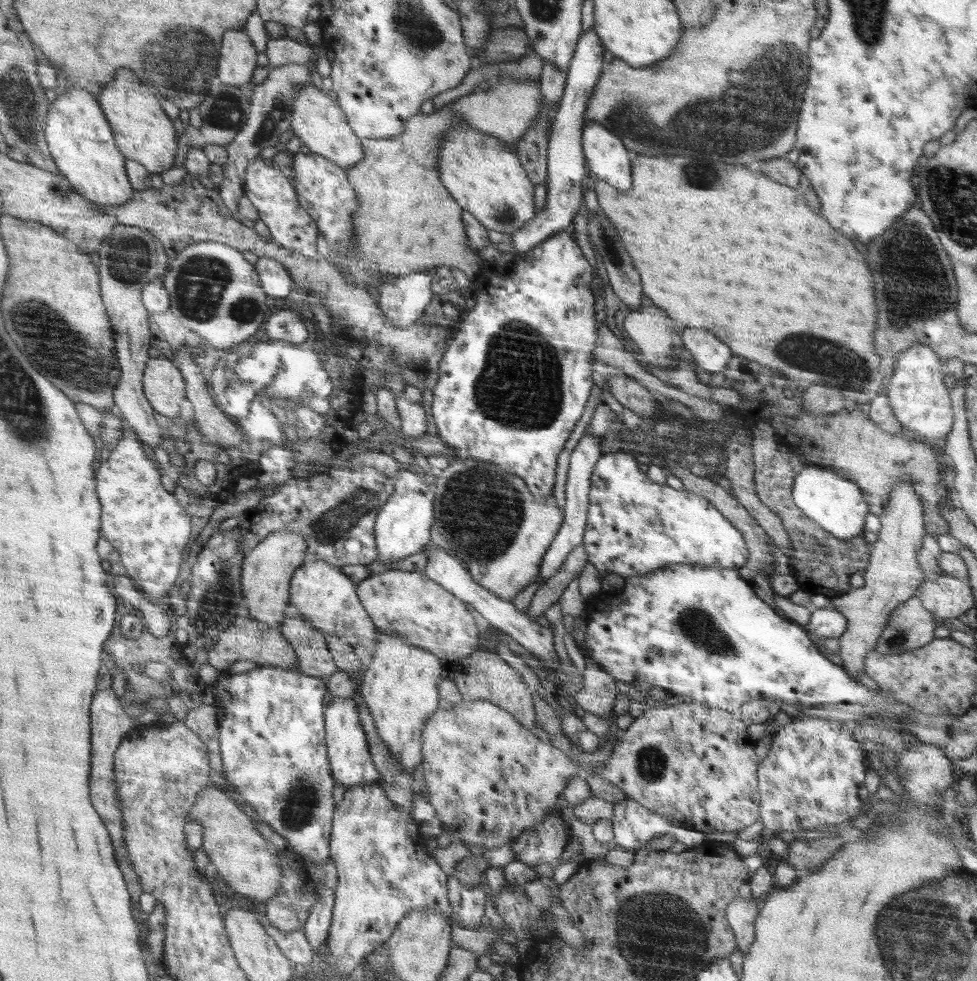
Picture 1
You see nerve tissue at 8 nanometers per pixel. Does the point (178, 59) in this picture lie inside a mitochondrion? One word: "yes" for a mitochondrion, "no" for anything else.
yes

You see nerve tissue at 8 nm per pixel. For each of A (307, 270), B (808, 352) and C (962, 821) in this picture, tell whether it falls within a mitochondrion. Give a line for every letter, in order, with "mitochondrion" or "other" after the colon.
A: other
B: mitochondrion
C: other

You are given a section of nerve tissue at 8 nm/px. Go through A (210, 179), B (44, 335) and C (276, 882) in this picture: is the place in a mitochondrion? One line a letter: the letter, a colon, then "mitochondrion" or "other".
A: other
B: mitochondrion
C: other

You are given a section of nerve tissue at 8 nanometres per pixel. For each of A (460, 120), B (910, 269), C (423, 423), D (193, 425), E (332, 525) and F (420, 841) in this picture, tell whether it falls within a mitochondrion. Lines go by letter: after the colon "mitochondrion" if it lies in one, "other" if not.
A: other
B: mitochondrion
C: other
D: other
E: mitochondrion
F: other

